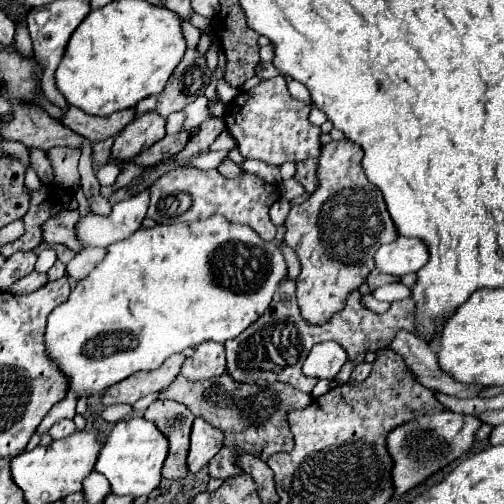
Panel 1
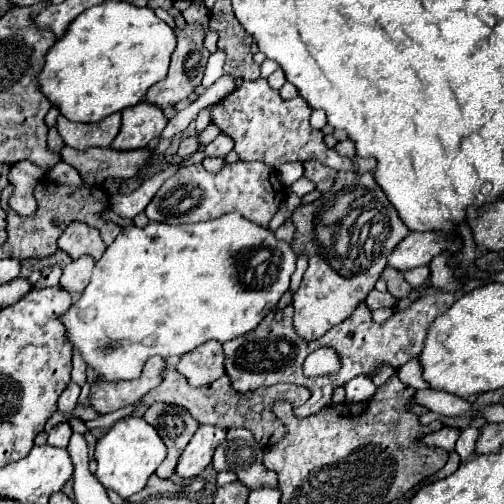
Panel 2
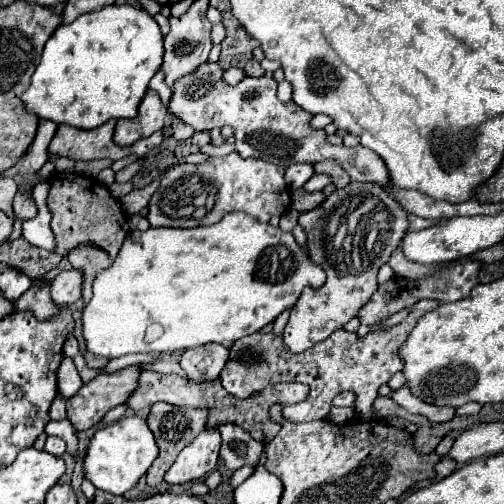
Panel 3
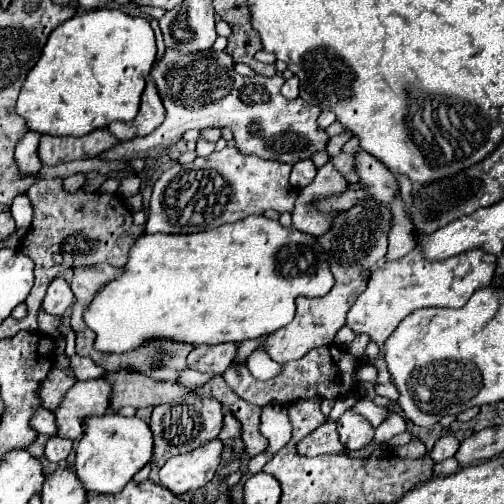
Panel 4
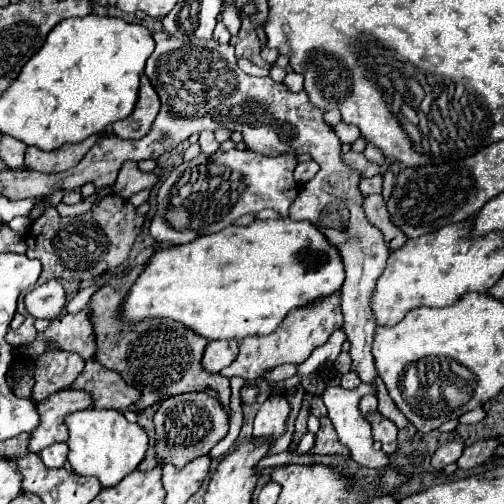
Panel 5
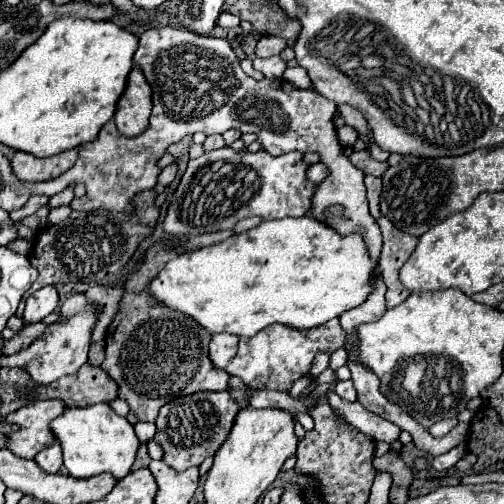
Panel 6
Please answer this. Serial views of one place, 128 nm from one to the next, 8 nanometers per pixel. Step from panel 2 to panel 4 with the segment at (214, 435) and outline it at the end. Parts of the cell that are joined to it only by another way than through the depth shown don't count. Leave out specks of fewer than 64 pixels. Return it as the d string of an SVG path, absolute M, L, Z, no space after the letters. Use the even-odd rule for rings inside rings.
M212 440L200 446L194 452L172 456L160 468L160 482L166 486L174 496L190 494L202 486L206 486L220 464L222 442Z

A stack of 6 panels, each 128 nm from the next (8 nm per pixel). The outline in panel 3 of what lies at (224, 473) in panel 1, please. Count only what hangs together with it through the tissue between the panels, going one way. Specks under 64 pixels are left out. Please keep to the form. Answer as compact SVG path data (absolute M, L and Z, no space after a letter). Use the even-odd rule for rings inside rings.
M144 370L140 372L138 378L138 388L132 392L132 396L126 400L126 406L130 406L132 410L142 410L146 406L152 406L154 402L168 402L168 404L178 404L178 406L194 406L194 408L208 408L210 410L210 420L208 420L208 428L216 428L220 424L232 422L242 426L248 434L254 436L254 440L268 444L278 432L280 432L280 424L272 422L268 416L268 408L274 402L280 404L296 404L302 402L308 396L308 386L304 384L276 384L276 386L268 386L266 390L262 390L260 394L240 400L230 396L228 392L224 392L220 378L216 380L208 380L208 382L190 382L190 380L182 380L176 374L160 374L160 372L152 372L152 370Z

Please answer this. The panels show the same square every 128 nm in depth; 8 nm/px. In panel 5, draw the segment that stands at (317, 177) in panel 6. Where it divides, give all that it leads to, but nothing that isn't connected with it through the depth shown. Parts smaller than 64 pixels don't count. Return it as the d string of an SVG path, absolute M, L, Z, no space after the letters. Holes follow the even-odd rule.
M302 162L302 164L298 164L296 166L296 170L294 170L294 180L298 182L298 184L306 184L310 178L314 178L316 176L316 172L320 170L320 166L316 164L316 162Z

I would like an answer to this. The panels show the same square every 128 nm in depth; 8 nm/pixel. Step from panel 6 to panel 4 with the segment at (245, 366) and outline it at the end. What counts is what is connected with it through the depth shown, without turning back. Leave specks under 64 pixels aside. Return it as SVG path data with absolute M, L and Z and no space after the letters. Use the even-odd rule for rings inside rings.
M376 200L360 202L354 208L340 212L330 232L318 238L324 252L328 254L330 270L336 278L336 284L322 298L298 298L294 320L288 326L270 334L262 342L262 348L268 352L268 356L274 362L286 364L290 360L298 360L312 348L330 344L334 340L336 332L346 324L346 314L352 308L356 296L360 296L360 292L364 292L366 288L364 276L368 274L368 270L374 270L376 262L386 254L388 230L390 230L388 220L390 220L390 212L380 202ZM187 368L186 370L180 372L179 381L181 384L194 384L202 386L214 376L215 374L213 373L200 373L198 371Z

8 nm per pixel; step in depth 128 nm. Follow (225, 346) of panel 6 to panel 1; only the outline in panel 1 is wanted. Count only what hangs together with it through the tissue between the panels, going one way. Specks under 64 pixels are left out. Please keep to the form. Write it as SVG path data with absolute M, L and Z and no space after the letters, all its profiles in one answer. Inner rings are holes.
M204 342L196 348L196 352L190 358L184 360L180 374L190 382L200 382L224 374L224 370L226 370L224 346L218 342Z

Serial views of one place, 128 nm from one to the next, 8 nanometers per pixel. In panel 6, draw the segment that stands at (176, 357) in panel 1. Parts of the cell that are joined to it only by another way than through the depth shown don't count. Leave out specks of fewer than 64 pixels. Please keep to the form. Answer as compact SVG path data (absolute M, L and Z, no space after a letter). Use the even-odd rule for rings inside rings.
M44 400L28 404L8 416L8 424L16 424L16 432L8 432L6 448L20 458L34 458L40 450L50 444L56 444L56 438L50 432L50 422L60 416L66 406L60 400Z

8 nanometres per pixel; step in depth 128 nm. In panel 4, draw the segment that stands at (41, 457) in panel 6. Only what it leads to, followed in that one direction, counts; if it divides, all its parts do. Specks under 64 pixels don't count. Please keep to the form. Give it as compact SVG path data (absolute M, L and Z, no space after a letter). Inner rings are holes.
M52 436L52 438L48 440L48 444L46 444L44 456L46 456L48 462L56 462L56 464L58 464L58 462L62 462L62 460L68 458L70 450L72 450L72 440Z

